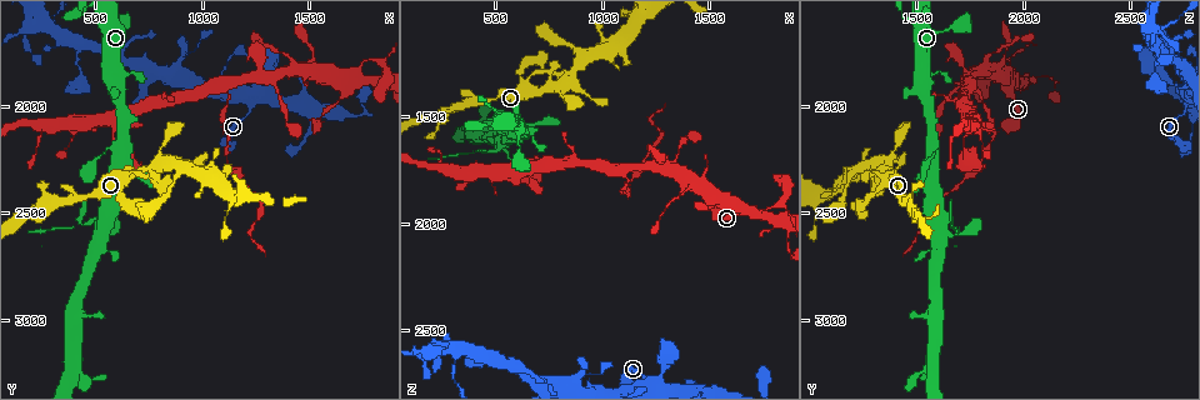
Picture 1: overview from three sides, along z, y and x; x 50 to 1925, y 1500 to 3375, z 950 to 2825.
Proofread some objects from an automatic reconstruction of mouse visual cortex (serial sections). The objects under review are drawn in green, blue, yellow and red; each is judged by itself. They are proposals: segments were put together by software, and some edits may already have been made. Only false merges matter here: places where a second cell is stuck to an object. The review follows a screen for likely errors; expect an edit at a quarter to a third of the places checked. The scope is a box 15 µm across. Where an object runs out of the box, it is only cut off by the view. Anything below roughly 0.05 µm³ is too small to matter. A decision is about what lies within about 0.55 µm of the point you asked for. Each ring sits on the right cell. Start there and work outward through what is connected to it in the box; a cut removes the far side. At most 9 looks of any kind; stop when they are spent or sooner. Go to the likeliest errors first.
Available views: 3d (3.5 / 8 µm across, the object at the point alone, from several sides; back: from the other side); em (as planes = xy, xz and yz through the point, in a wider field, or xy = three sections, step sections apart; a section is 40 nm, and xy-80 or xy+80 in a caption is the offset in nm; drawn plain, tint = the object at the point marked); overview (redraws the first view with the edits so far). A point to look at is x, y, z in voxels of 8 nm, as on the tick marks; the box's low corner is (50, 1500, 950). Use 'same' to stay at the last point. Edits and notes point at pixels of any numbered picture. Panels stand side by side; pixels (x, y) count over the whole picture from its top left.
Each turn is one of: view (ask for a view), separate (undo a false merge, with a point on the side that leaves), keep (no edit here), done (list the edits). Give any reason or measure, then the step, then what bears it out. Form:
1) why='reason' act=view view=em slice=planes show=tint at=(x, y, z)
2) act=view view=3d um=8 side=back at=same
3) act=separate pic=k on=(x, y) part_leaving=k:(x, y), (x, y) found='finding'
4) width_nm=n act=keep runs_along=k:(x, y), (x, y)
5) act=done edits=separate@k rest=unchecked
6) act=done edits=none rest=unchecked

why='arms run side by side' act=view view=3d um=3.5 at=(1660, 1920, 1940)

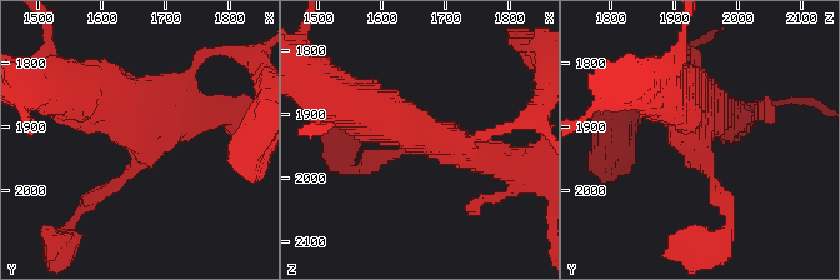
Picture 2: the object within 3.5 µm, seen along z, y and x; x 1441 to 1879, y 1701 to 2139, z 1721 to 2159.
arms=4 arm_widths_nm=150,400,450,600 act=view view=em slice=xy step=5 show=plain at=(1665, 1915, 1930)

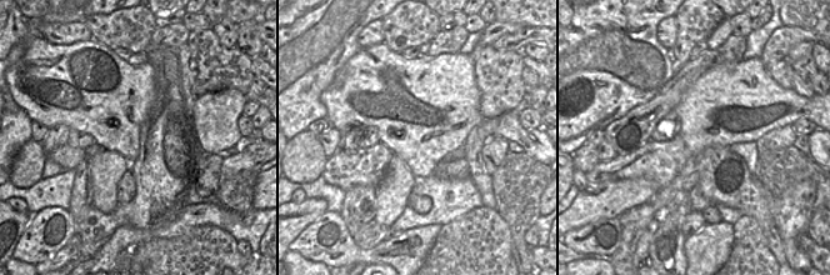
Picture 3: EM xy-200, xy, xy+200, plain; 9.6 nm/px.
why='where the object lies' act=view view=em slice=xy step=5 show=tint at=same

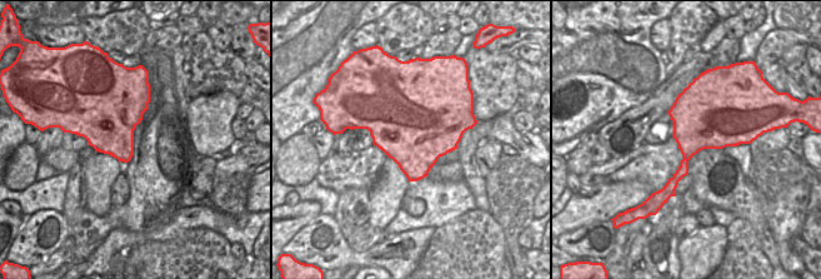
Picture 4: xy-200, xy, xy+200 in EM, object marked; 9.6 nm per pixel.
act=keep runs_along=2:(720, 199), (681, 103), (666, 95) found='all the same cell'

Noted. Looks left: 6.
why='side arm on a straight run' act=view view=3d um=3.5 at=(1430, 1780, 1820)

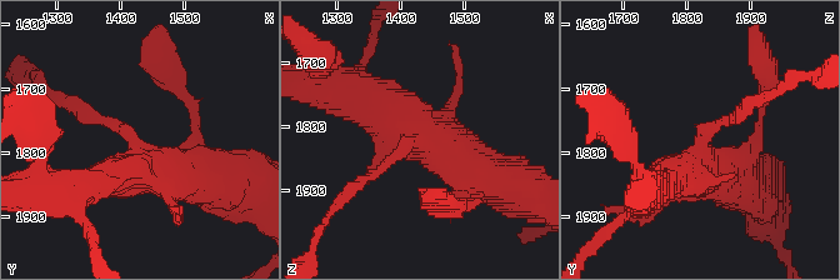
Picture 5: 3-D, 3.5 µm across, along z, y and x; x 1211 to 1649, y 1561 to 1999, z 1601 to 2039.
act=view view=em slice=planes show=tint at=(1420, 1790, 1825)

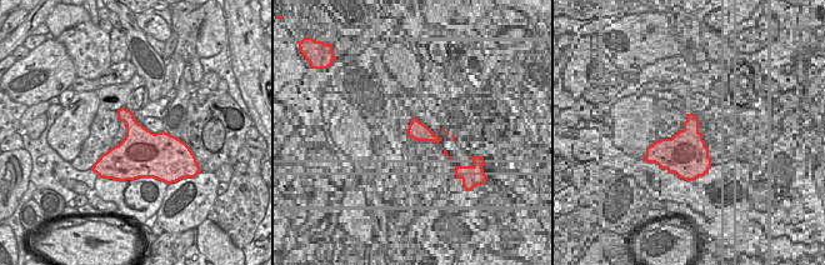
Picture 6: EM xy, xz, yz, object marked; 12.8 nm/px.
act=keep runs_along=5:(494, 180), (353, 90) found='one cell here'

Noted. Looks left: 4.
why='narrows sharply' act=view view=3d um=3.5 at=(1120, 1980, 1800)

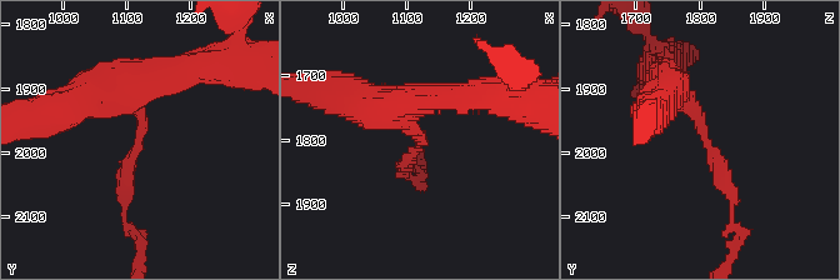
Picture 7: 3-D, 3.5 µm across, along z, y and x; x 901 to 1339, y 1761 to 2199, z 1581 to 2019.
arm_widths_nm=200,450 why='now the EM' act=view view=em slice=xy step=1 show=tint at=(1125, 1975, 1805)

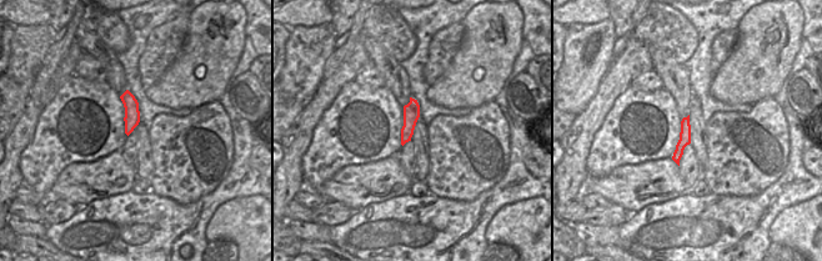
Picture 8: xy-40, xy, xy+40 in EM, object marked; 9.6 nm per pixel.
act=separate pic=7 on=(720, 164) found='two cells meet here'

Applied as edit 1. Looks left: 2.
why='four-way junction' act=view view=3d um=3.5 at=(530, 2600, 1640)

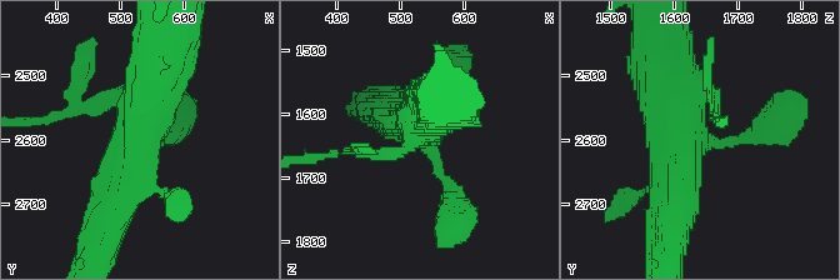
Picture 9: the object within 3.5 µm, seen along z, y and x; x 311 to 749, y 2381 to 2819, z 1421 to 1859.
why='shape alone is not enough' act=view view=em slice=planes show=tint at=same

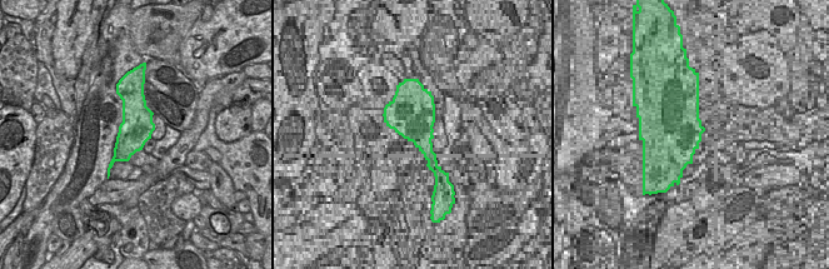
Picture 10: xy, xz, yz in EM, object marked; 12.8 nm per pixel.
act=separate pic=9 on=(708, 68) found='a second cell is stuck on'

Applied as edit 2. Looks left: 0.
act=done edits=separate@7,separate@9 rest=unchecked

